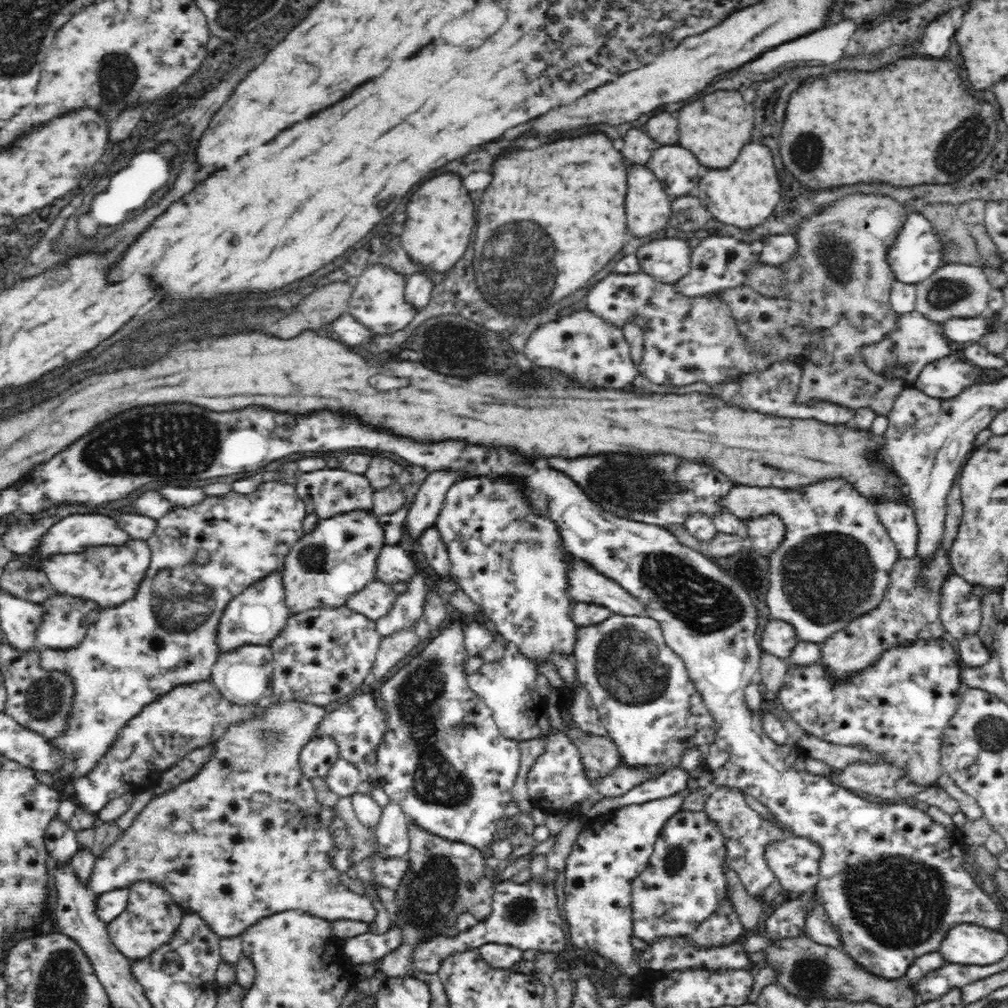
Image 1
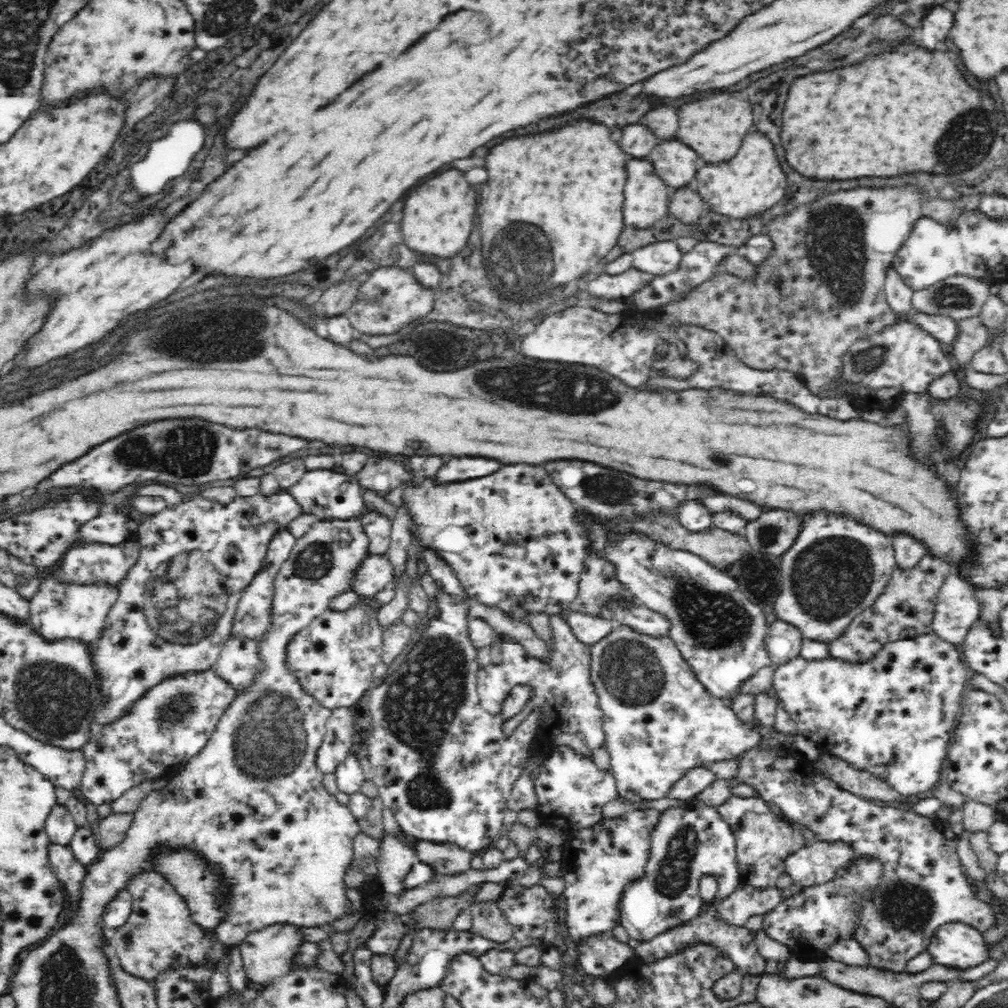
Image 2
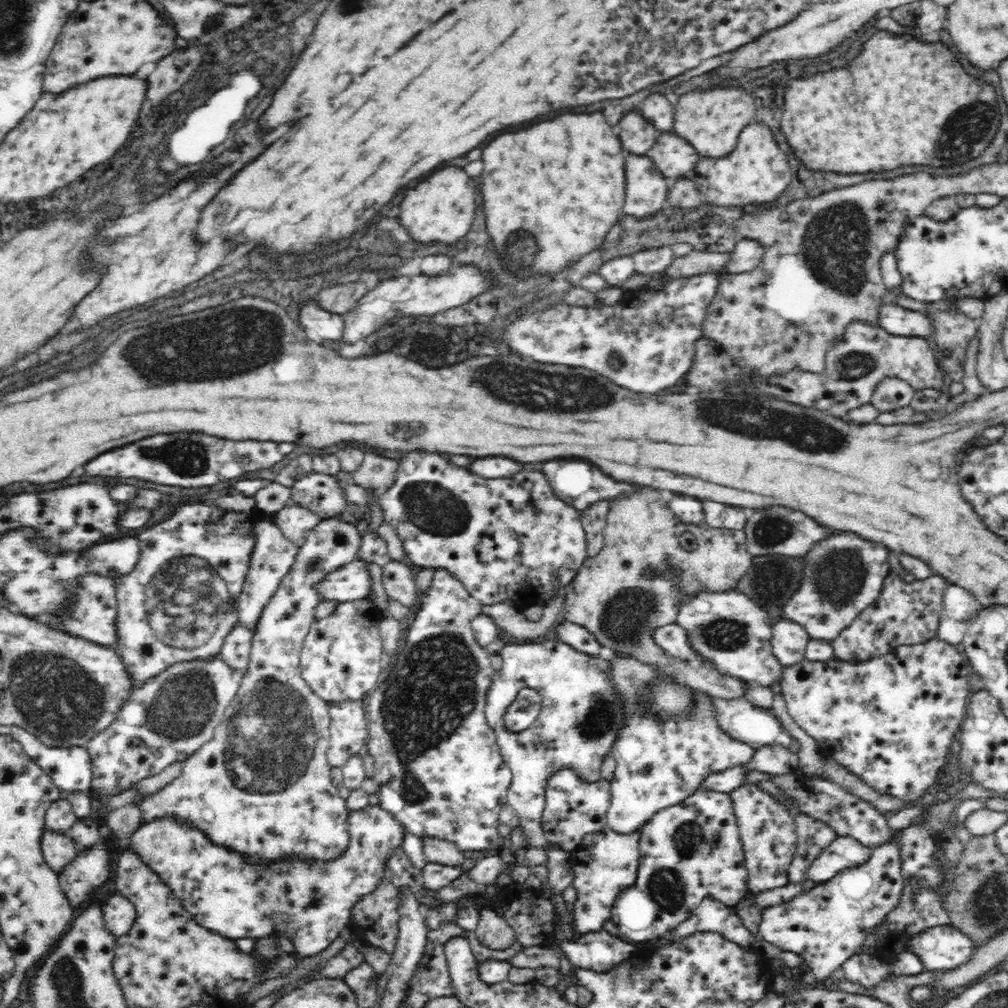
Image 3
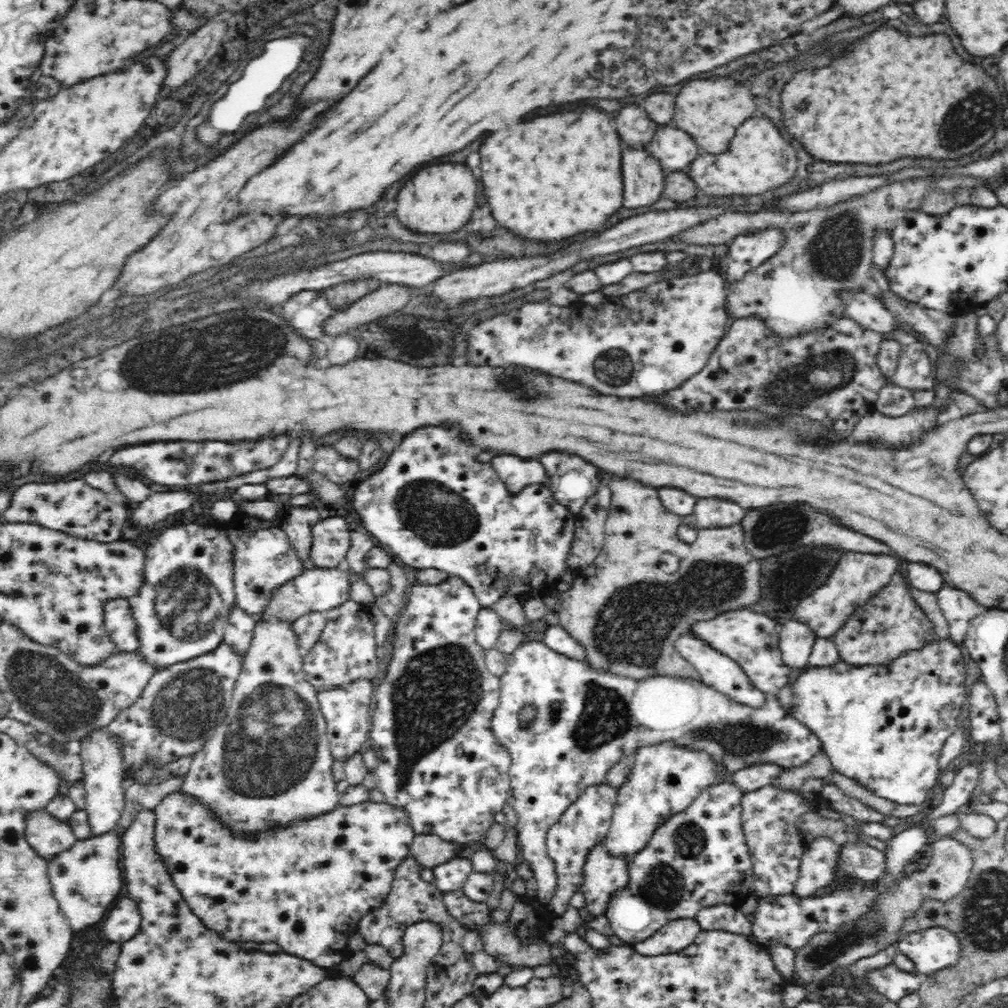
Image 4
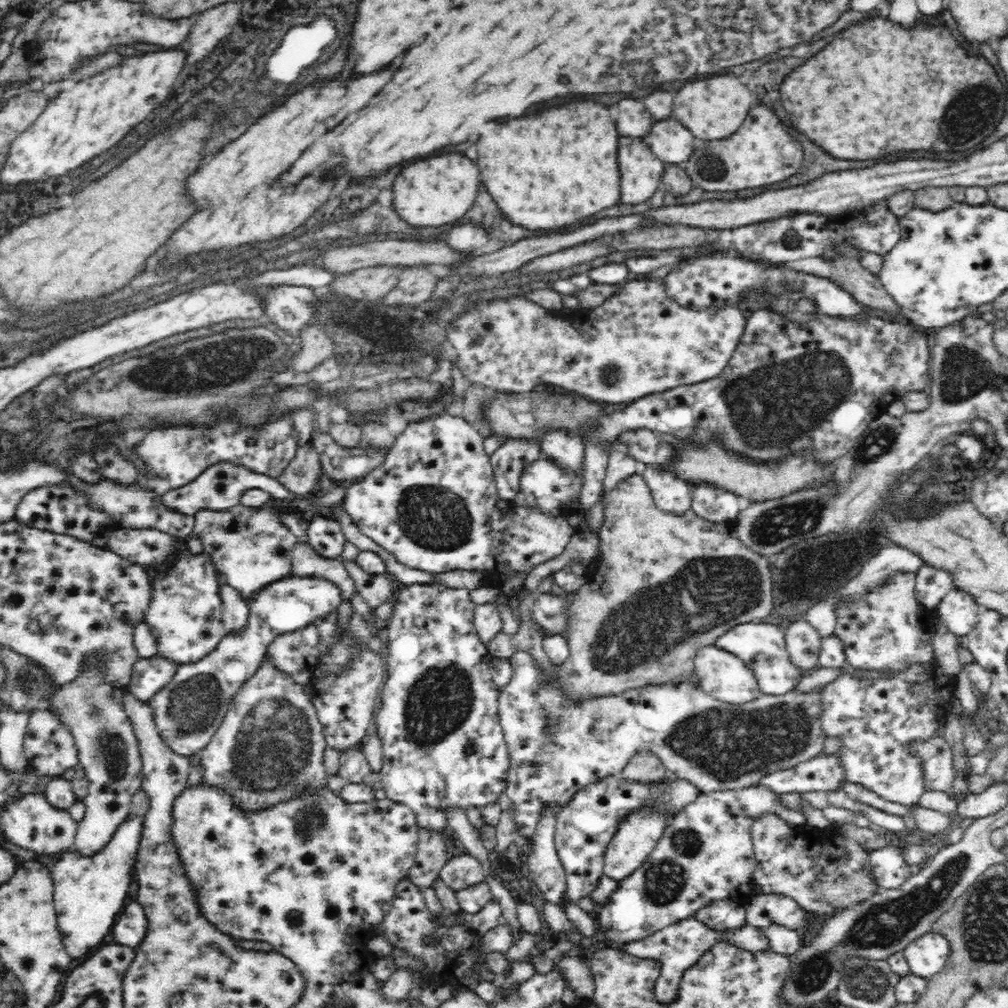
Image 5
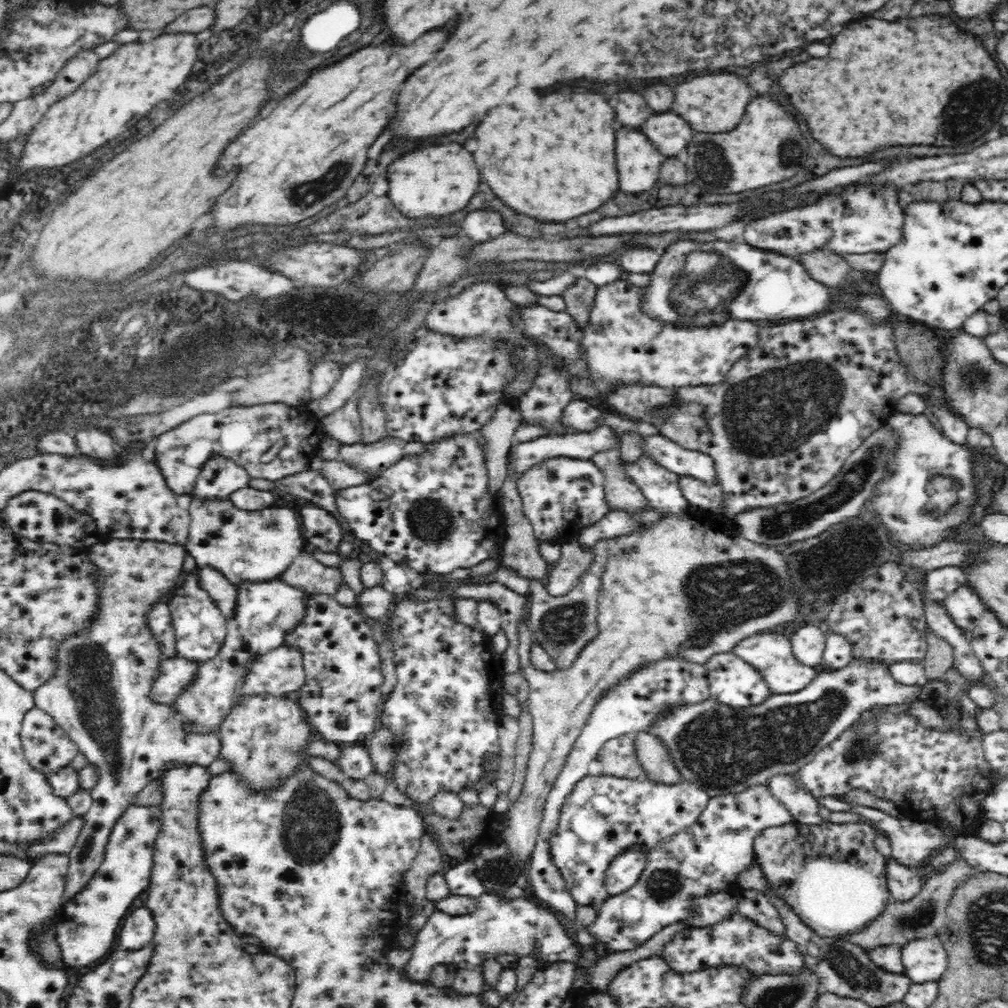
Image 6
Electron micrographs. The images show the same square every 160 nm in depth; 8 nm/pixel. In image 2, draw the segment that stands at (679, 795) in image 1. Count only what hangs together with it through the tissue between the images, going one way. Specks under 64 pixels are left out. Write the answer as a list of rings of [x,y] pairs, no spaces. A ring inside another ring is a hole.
[[[656,808],[636,809],[613,818],[604,817],[588,828],[572,832],[569,841],[562,846],[563,857],[560,863],[563,868],[564,884],[560,899],[564,900],[566,907],[566,932],[577,946],[592,936],[611,934],[619,925],[622,894],[630,883],[644,876],[645,866],[650,860],[652,832],[660,818],[662,812]]]

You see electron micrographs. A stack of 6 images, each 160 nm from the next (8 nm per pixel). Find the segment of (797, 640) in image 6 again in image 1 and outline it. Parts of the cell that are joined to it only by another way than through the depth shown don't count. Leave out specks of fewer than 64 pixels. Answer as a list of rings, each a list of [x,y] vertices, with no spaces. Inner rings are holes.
[[[771,619],[762,630],[760,649],[767,656],[778,656],[786,660],[796,647],[797,642],[791,624]]]

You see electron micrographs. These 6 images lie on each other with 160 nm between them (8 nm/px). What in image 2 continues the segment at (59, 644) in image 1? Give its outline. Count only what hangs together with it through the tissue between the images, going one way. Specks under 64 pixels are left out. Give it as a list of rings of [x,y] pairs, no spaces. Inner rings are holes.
[[[49,566],[39,570],[43,576],[42,585],[28,604],[31,629],[50,643],[65,639],[78,640],[84,644],[95,642],[100,638],[110,607],[118,598],[118,588],[112,588],[108,584],[64,584],[64,581],[60,584],[50,578],[52,568]]]

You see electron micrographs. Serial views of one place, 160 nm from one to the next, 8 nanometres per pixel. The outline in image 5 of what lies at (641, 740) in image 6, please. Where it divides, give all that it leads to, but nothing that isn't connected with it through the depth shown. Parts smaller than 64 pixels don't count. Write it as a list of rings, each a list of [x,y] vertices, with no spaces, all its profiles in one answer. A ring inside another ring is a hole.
[[[638,752],[638,754],[632,756],[619,776],[625,778],[628,782],[640,782],[644,785],[648,782],[660,781],[667,773],[668,771],[662,761],[651,752]]]

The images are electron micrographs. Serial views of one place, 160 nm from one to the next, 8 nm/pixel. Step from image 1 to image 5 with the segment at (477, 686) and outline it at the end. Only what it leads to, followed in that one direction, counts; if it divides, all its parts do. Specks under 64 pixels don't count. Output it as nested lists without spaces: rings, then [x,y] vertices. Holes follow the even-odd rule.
[[[517,650],[510,658],[508,658],[513,675],[508,684],[499,688],[499,724],[503,730],[504,740],[507,742],[510,753],[510,771],[508,772],[508,787],[506,796],[512,802],[513,818],[520,834],[528,841],[527,848],[531,848],[531,839],[536,836],[536,826],[540,823],[540,818],[544,816],[546,808],[562,809],[566,804],[570,803],[574,795],[583,790],[590,784],[595,784],[598,780],[604,780],[608,776],[620,774],[621,770],[630,762],[632,756],[638,752],[651,752],[656,758],[662,761],[666,770],[670,774],[674,774],[676,778],[686,779],[691,782],[701,793],[716,792],[716,790],[724,789],[740,789],[750,786],[757,786],[757,780],[766,773],[771,773],[784,768],[794,768],[797,764],[812,760],[822,753],[824,733],[821,731],[821,723],[817,720],[819,715],[819,687],[806,692],[806,694],[796,694],[793,691],[782,696],[759,695],[756,700],[741,705],[733,705],[722,702],[708,694],[699,683],[690,681],[682,681],[679,683],[664,682],[660,684],[648,683],[638,688],[624,689],[622,692],[613,695],[580,695],[580,693],[572,693],[570,687],[566,685],[568,679],[564,679],[564,671],[562,664],[554,664],[552,660],[536,660],[536,656]]]

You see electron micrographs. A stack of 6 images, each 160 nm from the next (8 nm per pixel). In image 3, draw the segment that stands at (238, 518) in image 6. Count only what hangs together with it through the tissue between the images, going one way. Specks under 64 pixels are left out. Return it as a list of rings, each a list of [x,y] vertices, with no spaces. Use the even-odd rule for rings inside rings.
[[[266,520],[257,527],[257,546],[254,554],[252,554],[252,560],[250,560],[251,572],[248,574],[242,594],[234,604],[237,619],[241,626],[246,627],[248,630],[256,630],[264,607],[272,598],[273,592],[278,590],[282,576],[292,568],[298,548],[294,542],[284,536],[280,528],[271,520]]]

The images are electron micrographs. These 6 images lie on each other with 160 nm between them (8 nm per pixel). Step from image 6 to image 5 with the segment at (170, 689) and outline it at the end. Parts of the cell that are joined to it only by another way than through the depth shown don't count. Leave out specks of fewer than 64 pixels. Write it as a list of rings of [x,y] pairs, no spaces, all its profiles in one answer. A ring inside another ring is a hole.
[[[161,656],[139,657],[129,670],[129,680],[124,687],[111,690],[113,700],[120,701],[126,694],[131,694],[136,700],[147,700],[162,688],[171,678],[178,664],[169,662]]]

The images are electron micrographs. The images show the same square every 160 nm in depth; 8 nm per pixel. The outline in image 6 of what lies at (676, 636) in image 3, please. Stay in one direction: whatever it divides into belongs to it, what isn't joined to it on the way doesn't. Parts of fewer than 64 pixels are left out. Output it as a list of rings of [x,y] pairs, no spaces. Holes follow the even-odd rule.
[[[732,653],[712,654],[703,665],[707,670],[709,696],[719,703],[746,708],[760,704],[771,694],[761,674]]]

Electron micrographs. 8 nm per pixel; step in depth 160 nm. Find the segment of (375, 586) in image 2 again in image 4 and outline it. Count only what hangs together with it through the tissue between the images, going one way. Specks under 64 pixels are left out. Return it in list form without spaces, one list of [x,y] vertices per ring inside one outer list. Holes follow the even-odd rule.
[[[347,566],[332,569],[312,569],[306,568],[306,571],[287,583],[280,591],[276,592],[274,600],[268,604],[268,608],[258,617],[267,619],[268,617],[280,617],[294,622],[299,616],[308,614],[312,611],[330,611],[345,602],[348,602],[350,596],[351,581],[353,572]]]

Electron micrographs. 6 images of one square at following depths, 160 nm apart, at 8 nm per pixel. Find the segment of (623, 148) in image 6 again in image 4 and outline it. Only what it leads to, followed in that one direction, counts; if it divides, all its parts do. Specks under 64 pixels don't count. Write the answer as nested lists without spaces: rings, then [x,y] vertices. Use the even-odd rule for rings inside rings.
[[[624,150],[624,208],[646,208],[663,196],[666,172],[644,150]]]

